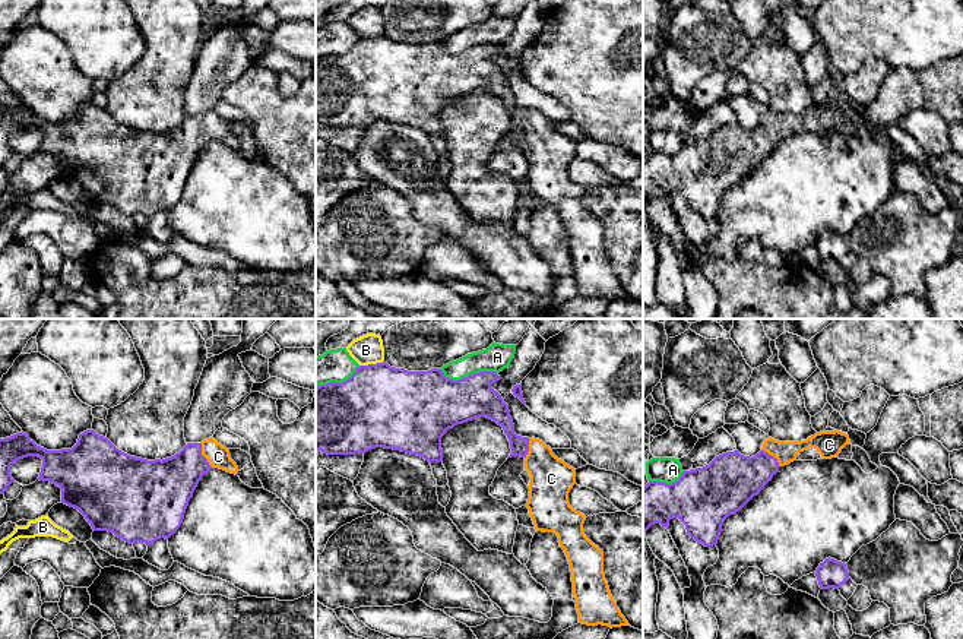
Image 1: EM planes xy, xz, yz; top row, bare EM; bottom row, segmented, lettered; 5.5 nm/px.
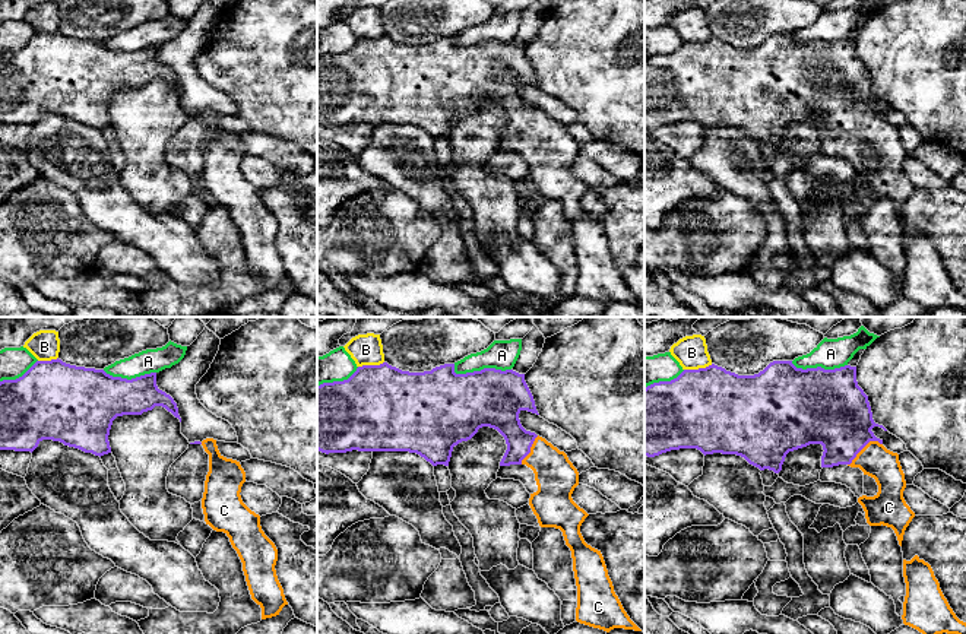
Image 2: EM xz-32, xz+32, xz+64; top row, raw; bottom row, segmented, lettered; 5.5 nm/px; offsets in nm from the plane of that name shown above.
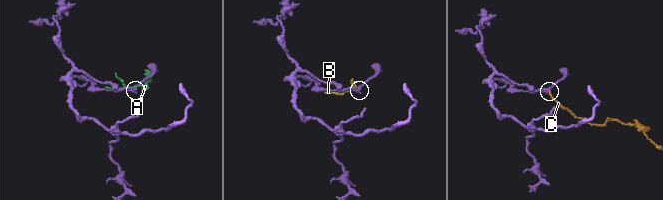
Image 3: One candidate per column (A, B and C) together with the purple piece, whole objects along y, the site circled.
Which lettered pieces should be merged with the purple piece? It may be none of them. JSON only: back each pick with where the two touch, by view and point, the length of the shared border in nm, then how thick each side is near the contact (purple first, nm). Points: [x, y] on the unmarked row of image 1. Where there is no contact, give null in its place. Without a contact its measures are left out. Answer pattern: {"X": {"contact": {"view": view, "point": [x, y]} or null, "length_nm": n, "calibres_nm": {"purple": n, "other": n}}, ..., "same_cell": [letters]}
{"C": {"contact": {"view": "xy", "point": [202, 127]}, "length_nm": 150, "calibres_nm": {"purple": 280, "other": 130}}, "same_cell": ["C"]}

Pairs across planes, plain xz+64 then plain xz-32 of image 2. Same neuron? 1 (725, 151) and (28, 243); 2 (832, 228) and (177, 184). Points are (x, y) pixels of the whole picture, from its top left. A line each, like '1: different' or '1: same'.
1: different
2: same

